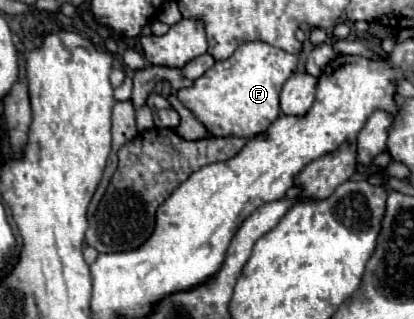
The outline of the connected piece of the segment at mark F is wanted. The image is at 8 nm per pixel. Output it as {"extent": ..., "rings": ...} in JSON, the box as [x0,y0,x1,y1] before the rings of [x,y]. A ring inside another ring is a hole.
{"extent":[178,42,298,138],"rings":[[[246,42],[236,52],[216,62],[190,88],[178,90],[180,102],[206,126],[212,136],[220,138],[256,138],[280,116],[280,90],[294,74],[298,58],[266,42]]]}

